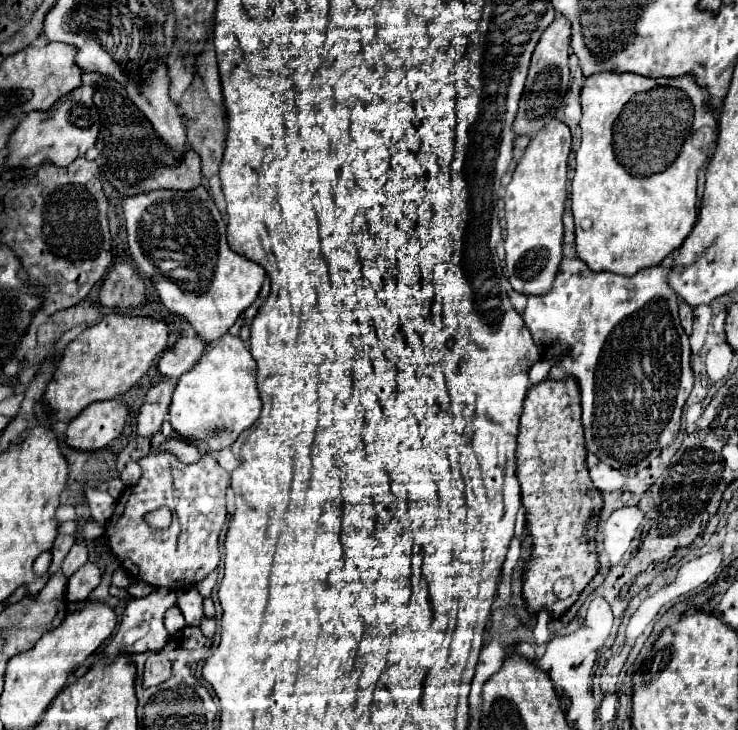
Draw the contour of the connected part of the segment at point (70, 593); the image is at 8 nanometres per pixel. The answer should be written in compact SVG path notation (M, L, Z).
M85 563L75 575L71 575L67 583L67 599L69 601L79 601L87 599L89 591L93 591L101 581L101 569L95 563Z

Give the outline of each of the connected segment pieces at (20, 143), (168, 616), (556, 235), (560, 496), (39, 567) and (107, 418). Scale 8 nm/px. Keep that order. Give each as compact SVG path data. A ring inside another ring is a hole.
M81 85L65 95L61 101L57 101L49 111L31 111L25 115L25 119L17 125L15 133L9 141L9 167L31 167L39 165L43 161L55 163L55 165L67 165L75 161L77 157L83 157L89 147L95 145L99 135L99 115L93 103L93 85Z
M171 607L171 609L165 613L164 625L167 627L169 633L177 633L177 631L183 629L185 619L179 615L179 609L177 609L177 607Z
M553 119L535 135L517 163L511 183L505 189L505 263L513 289L525 295L545 295L555 283L563 259L563 205L567 199L567 157L571 131L563 121Z
M545 379L531 387L525 397L517 435L517 477L527 509L527 529L533 537L533 555L523 571L523 597L531 611L547 607L559 617L577 601L579 593L597 573L593 539L601 497L589 479L585 455L577 383L573 379ZM561 577L573 581L573 593L567 599L559 599L553 593L553 583Z
M43 551L37 559L35 559L35 563L33 563L33 571L35 571L35 575L45 575L45 571L49 569L49 565L51 565L51 551Z
M99 401L83 409L71 423L65 435L67 445L83 451L107 447L125 427L129 407L123 401Z

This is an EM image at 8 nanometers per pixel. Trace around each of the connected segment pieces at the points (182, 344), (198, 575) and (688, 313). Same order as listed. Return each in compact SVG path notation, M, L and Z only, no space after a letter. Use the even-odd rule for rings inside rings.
M199 335L181 337L171 349L167 349L163 353L157 367L159 367L161 375L179 379L183 373L193 369L193 365L203 357L205 349L207 349L207 343Z
M157 451L149 453L139 461L141 465L141 479L139 483L127 487L121 495L121 499L115 505L113 517L105 525L105 535L109 541L109 549L115 555L115 559L121 563L121 567L137 581L145 581L153 587L171 587L173 591L179 591L187 585L195 585L203 581L207 575L211 575L219 565L219 549L217 549L217 537L225 523L227 509L225 509L225 491L231 483L229 473L211 457L201 455L197 463L181 463L173 453L169 451ZM161 505L169 507L173 513L173 521L169 529L149 529L143 523L143 515L159 509Z
M679 301L679 317L681 317L683 329L685 329L687 335L689 335L689 333L691 333L691 321L693 321L693 309L691 309L687 303L683 303L683 301Z

